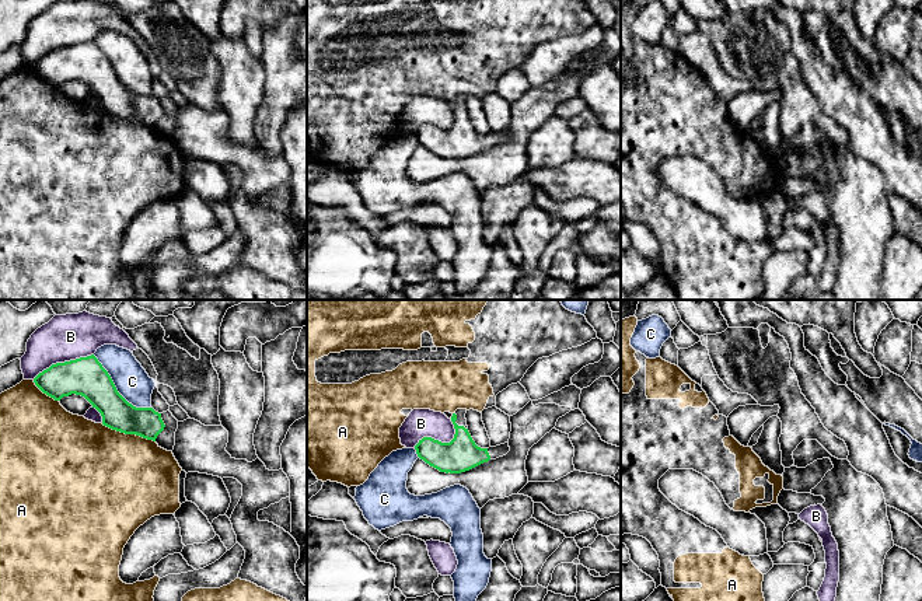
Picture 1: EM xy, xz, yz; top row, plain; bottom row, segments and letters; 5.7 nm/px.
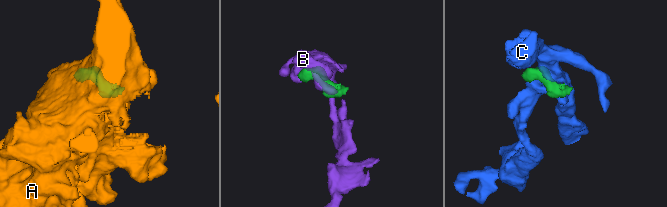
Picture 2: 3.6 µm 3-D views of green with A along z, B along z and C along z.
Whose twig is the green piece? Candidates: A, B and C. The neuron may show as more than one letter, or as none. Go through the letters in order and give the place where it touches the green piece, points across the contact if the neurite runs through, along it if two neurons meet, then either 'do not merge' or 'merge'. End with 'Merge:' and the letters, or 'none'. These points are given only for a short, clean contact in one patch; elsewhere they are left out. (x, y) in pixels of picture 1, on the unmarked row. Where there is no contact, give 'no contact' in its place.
A: meets green in xy at (128, 119); do not merge
B: meets green in xz at (440, 128); do not merge
C: meets green in xy at (117, 76); do not merge
Merge: none

